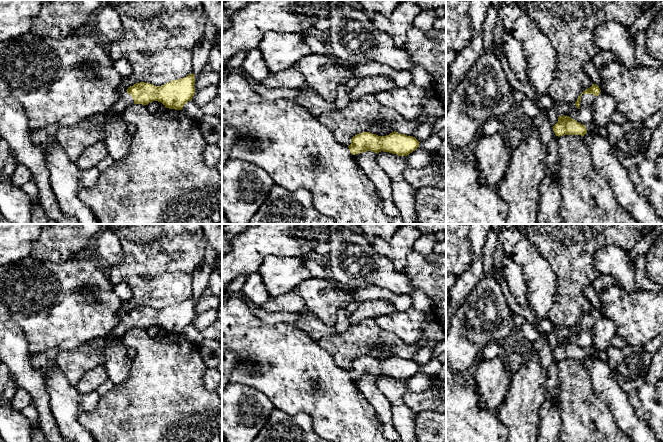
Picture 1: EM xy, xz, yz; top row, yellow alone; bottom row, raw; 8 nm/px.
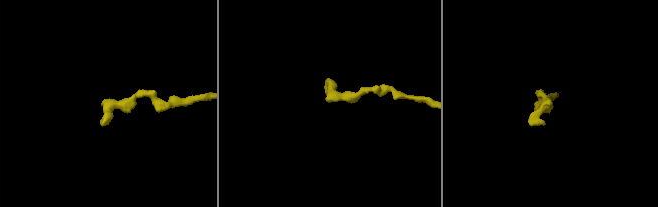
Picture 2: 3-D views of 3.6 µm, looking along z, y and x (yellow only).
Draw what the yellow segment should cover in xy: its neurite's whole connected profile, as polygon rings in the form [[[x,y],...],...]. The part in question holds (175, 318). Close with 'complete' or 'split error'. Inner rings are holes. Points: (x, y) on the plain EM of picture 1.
[[[193,297],[184,302],[172,304],[162,310],[145,306],[136,307],[120,320],[109,335],[84,343],[76,350],[82,353],[91,352],[94,348],[110,343],[132,328],[148,329],[153,325],[158,325],[166,332],[182,334],[183,330],[192,324],[195,318],[194,308],[195,299]]] | split error

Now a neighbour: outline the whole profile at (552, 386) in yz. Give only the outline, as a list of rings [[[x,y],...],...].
[[[558,360],[551,364],[547,371],[547,381],[545,382],[545,393],[547,399],[556,403],[559,396],[560,382],[558,378]]]

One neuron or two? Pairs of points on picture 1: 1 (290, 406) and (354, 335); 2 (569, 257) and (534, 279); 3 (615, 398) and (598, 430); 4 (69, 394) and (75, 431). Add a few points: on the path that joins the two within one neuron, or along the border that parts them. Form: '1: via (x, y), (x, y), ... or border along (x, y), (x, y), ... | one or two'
1: border along (317, 341), (338, 365), (346, 369) | two
2: border along (537, 250), (547, 261), (556, 276), (556, 292) | two
3: border along (595, 390), (606, 403), (615, 423), (621, 429) | two
4: via (69, 403), (69, 422) | one

